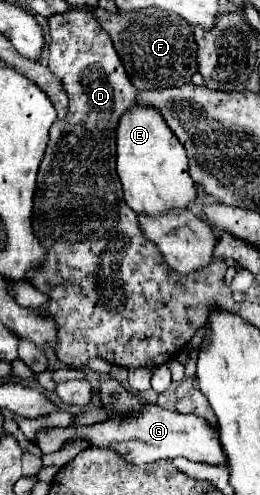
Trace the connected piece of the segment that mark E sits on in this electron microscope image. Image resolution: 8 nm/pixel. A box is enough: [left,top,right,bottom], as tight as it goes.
[116,106,196,216]

